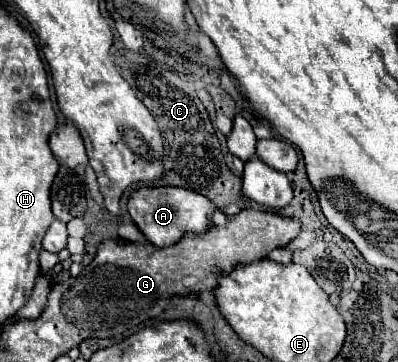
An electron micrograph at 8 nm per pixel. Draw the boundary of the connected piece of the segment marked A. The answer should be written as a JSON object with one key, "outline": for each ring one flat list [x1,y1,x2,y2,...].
{"outline":[[162,186,162,188,140,188,134,190,128,198,128,212,140,232,152,242,154,246,172,246,182,238,186,232,206,232,210,228,210,214,214,210,214,204,206,198,200,196,192,190,184,188,172,188,172,186]]}

